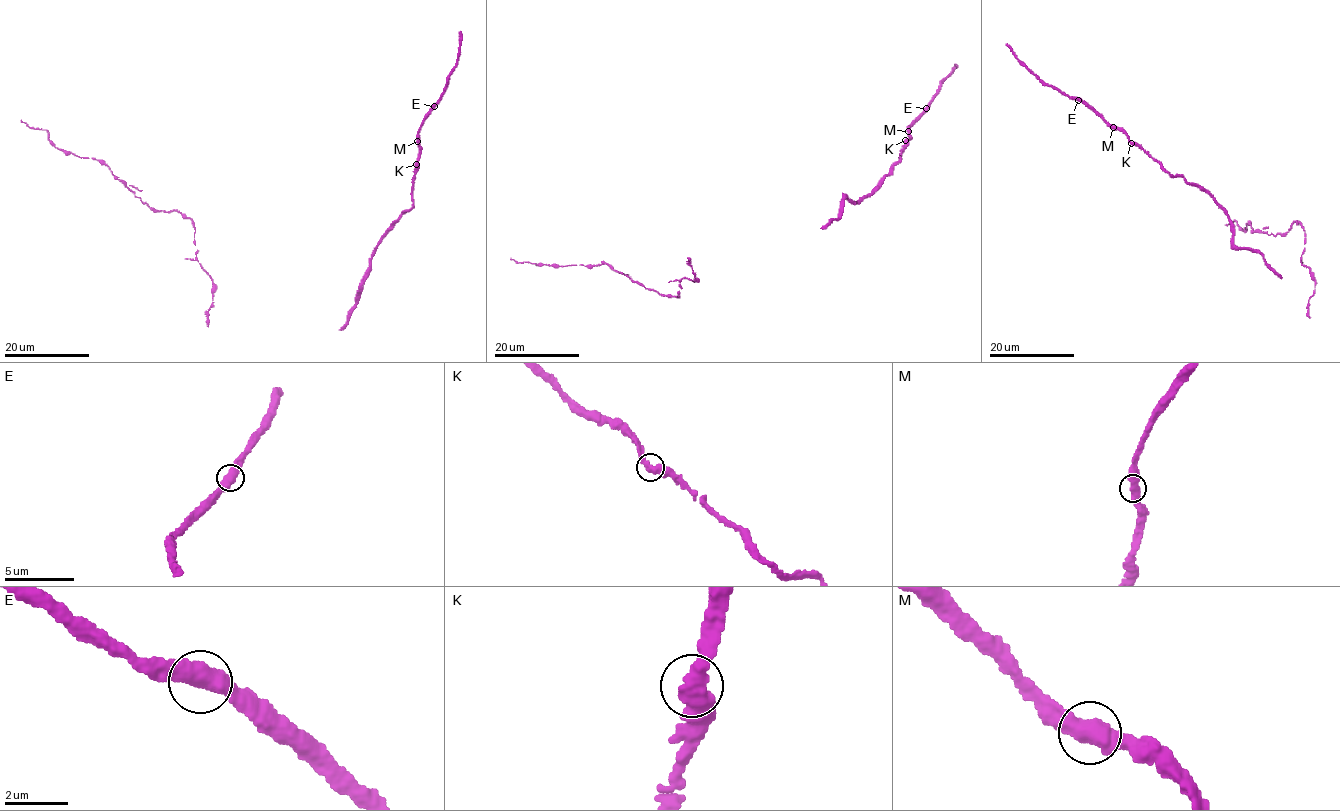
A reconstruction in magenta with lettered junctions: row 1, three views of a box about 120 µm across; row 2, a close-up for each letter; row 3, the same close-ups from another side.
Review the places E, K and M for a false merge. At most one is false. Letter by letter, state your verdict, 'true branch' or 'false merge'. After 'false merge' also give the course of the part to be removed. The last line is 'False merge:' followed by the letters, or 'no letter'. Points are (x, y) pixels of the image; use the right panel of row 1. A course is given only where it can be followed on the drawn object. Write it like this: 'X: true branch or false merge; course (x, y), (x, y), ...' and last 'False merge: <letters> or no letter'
E: true branch
K: true branch
M: true branch
False merge: no letter

